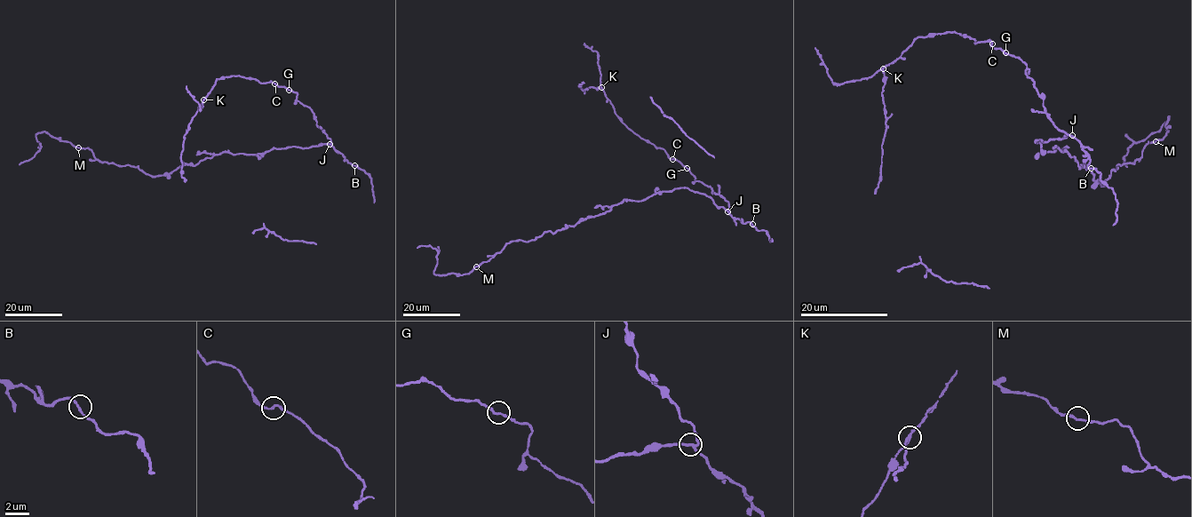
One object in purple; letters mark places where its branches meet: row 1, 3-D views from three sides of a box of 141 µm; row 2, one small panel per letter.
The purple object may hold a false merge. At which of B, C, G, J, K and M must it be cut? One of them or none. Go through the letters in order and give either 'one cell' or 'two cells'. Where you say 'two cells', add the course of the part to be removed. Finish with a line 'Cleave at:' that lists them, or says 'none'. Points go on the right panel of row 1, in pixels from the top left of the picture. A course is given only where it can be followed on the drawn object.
B: one cell
C: one cell
G: one cell
J: one cell
K: two cells; foreign part runs (883, 68), (886, 133), (881, 147), (880, 181), (874, 194)
M: one cell
Cleave at: K

